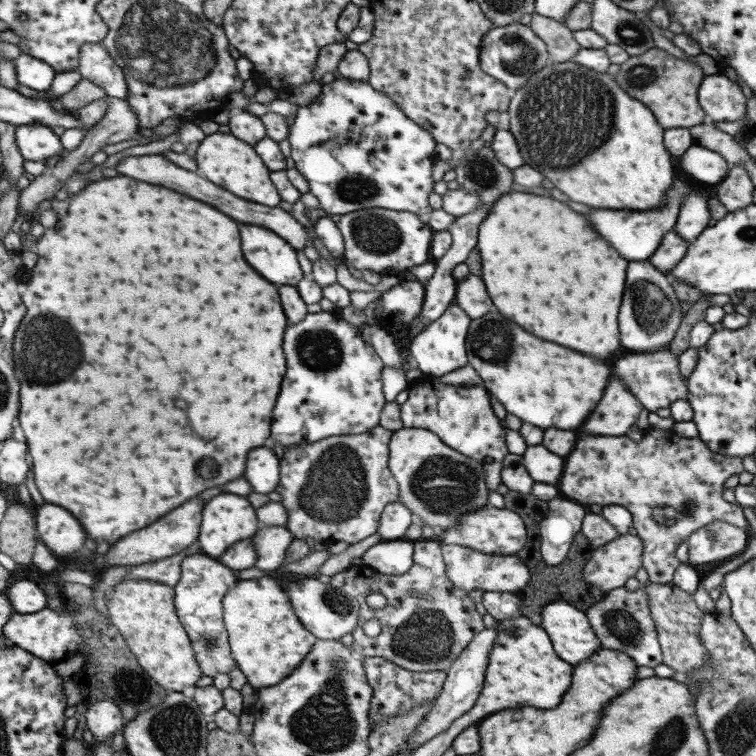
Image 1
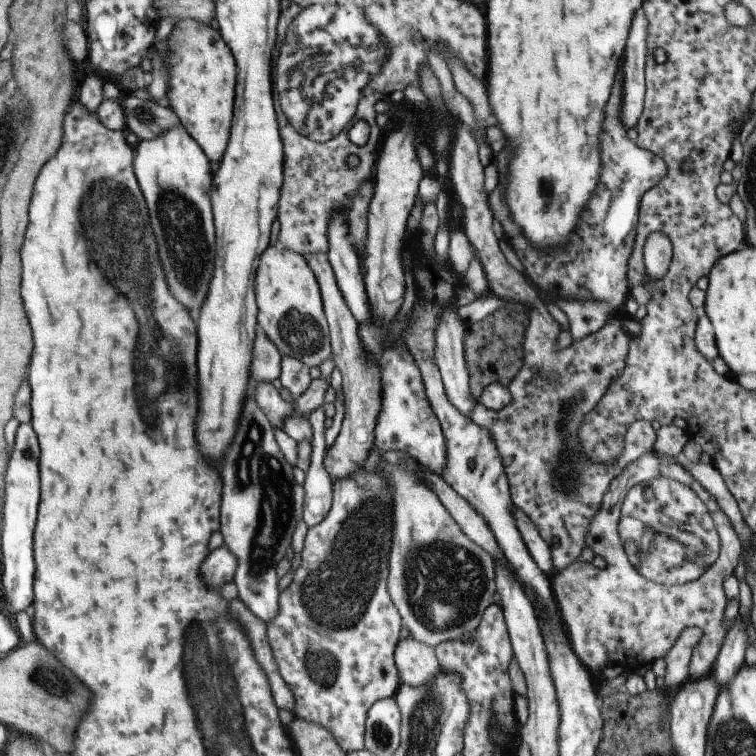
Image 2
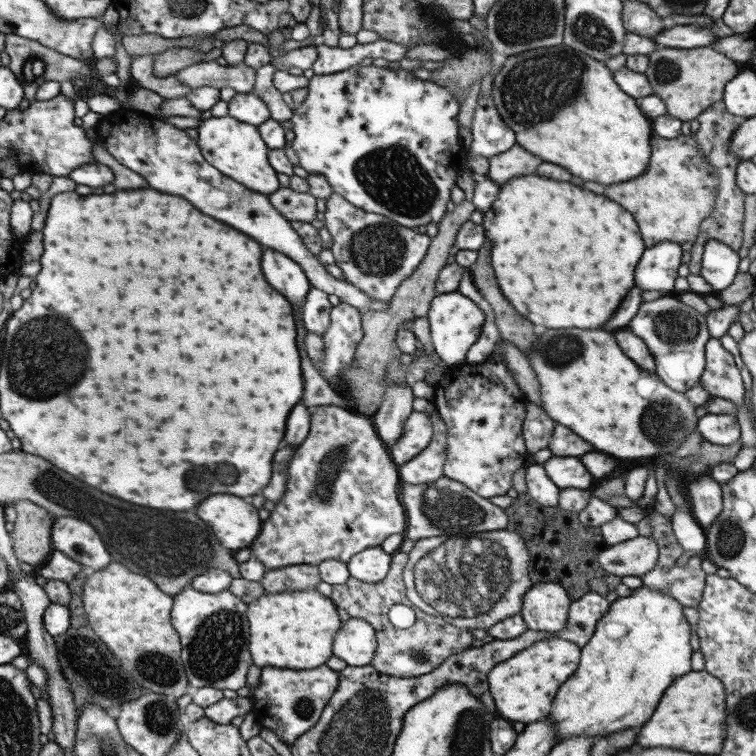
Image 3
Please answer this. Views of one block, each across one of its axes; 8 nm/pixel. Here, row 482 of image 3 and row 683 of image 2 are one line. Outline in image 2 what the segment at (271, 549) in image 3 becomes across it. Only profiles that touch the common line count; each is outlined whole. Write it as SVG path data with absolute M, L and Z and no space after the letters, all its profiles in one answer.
M364 464L354 470L350 476L342 478L342 480L333 481L334 500L331 505L329 514L316 526L308 528L308 534L304 540L304 546L299 558L299 566L294 572L294 578L290 585L279 595L278 616L274 620L267 622L268 643L272 650L272 655L282 679L288 684L296 704L294 706L294 714L298 718L320 724L324 728L328 728L328 732L334 736L338 746L346 753L365 749L365 723L367 713L370 708L378 702L378 700L394 697L401 685L398 670L395 666L395 647L400 640L400 632L402 632L402 622L398 610L388 594L387 579L389 574L389 556L392 548L392 539L394 532L394 502L392 496L386 488L386 480L376 472L367 472Z

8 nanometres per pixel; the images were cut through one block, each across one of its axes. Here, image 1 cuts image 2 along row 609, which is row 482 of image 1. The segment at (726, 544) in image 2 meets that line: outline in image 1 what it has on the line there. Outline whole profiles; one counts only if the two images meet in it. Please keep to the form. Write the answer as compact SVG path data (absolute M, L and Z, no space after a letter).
M650 426L643 431L642 440L638 442L633 441L627 434L580 438L570 456L566 458L564 474L557 486L562 497L583 506L598 504L603 507L614 504L626 508L632 514L633 526L643 543L642 567L648 573L649 582L671 584L674 571L681 564L675 557L675 550L695 530L712 522L723 521L750 535L751 527L741 506L731 504L723 498L724 484L728 478L734 474L739 475L742 471L742 458L716 454L700 440L700 437L679 438L672 428L664 430Z

